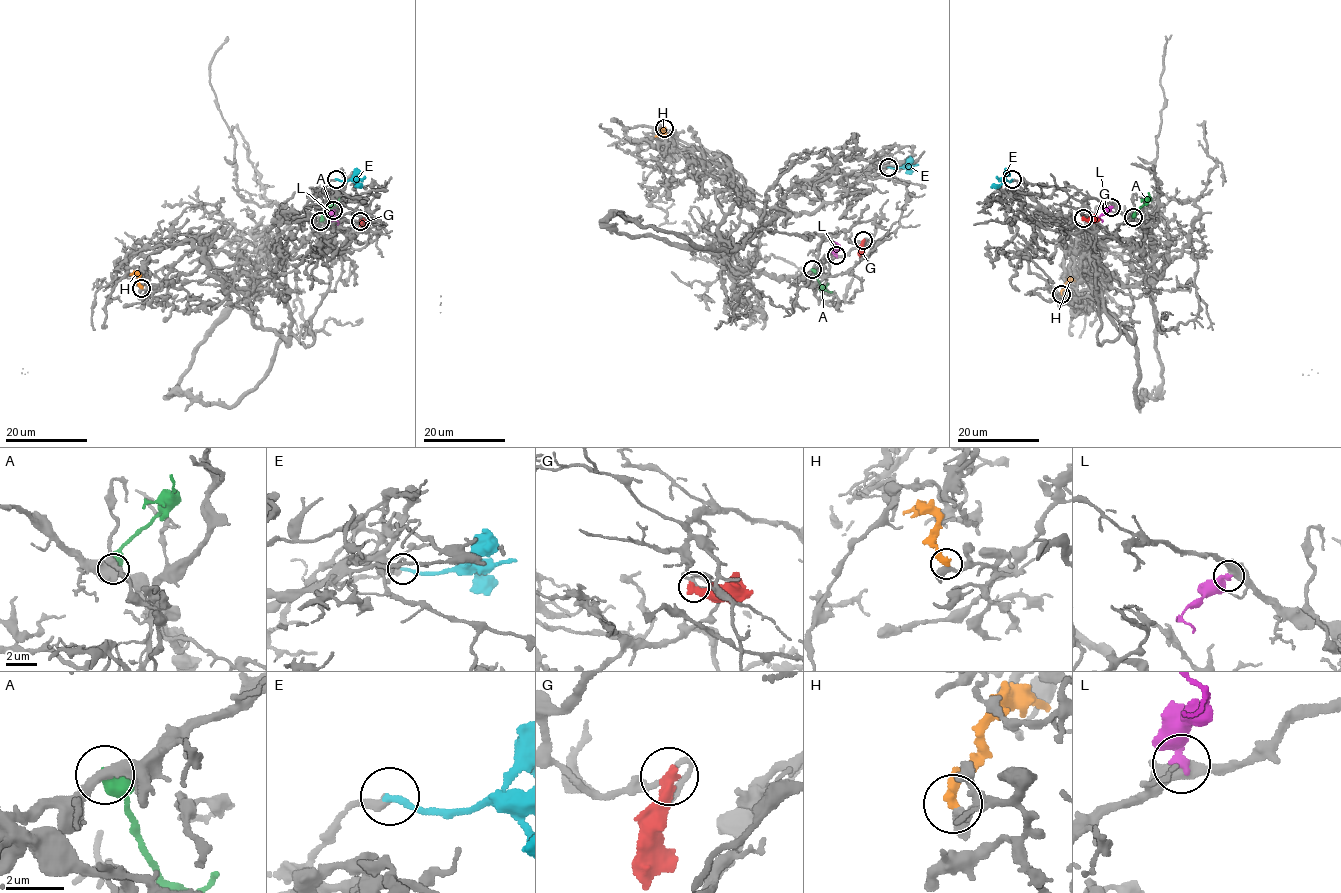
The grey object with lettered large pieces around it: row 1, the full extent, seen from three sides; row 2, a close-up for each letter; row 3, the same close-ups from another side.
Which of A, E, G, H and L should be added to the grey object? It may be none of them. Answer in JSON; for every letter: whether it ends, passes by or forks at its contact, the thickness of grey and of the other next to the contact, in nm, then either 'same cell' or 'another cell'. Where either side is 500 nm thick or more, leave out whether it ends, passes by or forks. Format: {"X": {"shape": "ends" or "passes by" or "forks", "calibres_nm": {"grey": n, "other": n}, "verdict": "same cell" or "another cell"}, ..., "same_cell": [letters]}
{"A": {"calibres_nm": {"grey": 320, "other": 600}, "verdict": "another cell"}, "E": {"shape": "ends", "calibres_nm": {"grey": 360, "other": 220}, "verdict": "another cell"}, "G": {"shape": "ends", "calibres_nm": {"grey": 190, "other": 480}, "verdict": "another cell"}, "H": {"shape": "ends", "calibres_nm": {"grey": 480, "other": 400}, "verdict": "another cell"}, "L": {"calibres_nm": {"grey": 500, "other": 400}, "verdict": "another cell"}, "same_cell": []}

